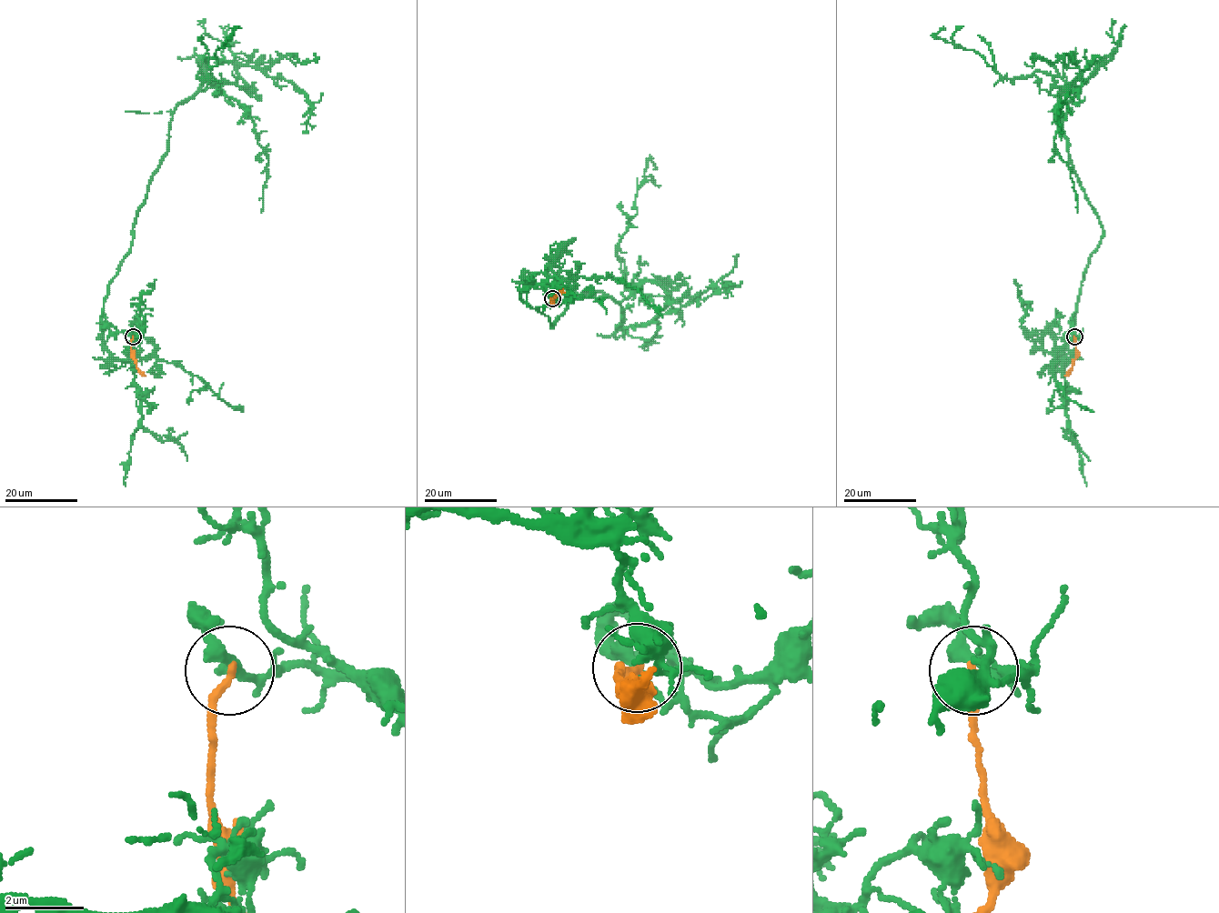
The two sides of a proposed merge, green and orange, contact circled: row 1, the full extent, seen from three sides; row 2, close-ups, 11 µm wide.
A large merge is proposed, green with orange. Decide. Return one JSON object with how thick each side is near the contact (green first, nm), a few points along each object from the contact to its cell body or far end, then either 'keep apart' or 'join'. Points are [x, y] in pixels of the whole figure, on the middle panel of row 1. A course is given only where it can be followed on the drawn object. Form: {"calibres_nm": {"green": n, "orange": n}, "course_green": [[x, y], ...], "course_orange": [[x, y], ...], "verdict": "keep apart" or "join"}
{"calibres_nm": {"green": 320, "orange": 200}, "course_green": [[552, 298], [575, 284], [519, 297], [552, 327], [589, 287], [635, 327], [722, 286]], "course_orange": [[552, 298], [565, 292]], "verdict": "keep apart"}

